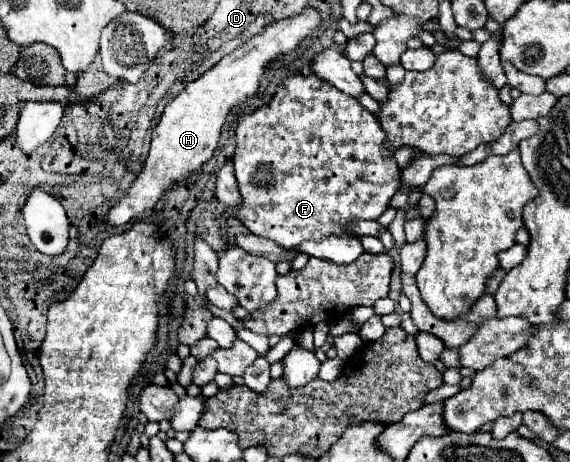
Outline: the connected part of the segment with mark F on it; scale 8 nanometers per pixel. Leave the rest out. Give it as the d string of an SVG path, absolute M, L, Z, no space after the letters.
M291 74L277 86L277 92L265 106L239 118L233 168L241 204L231 208L231 216L241 220L249 232L269 238L283 248L331 234L347 234L343 224L351 220L377 220L397 192L401 176L397 162L383 158L383 142L385 134L375 114L367 112L355 98L335 90L329 82L315 80L307 86L307 76Z

